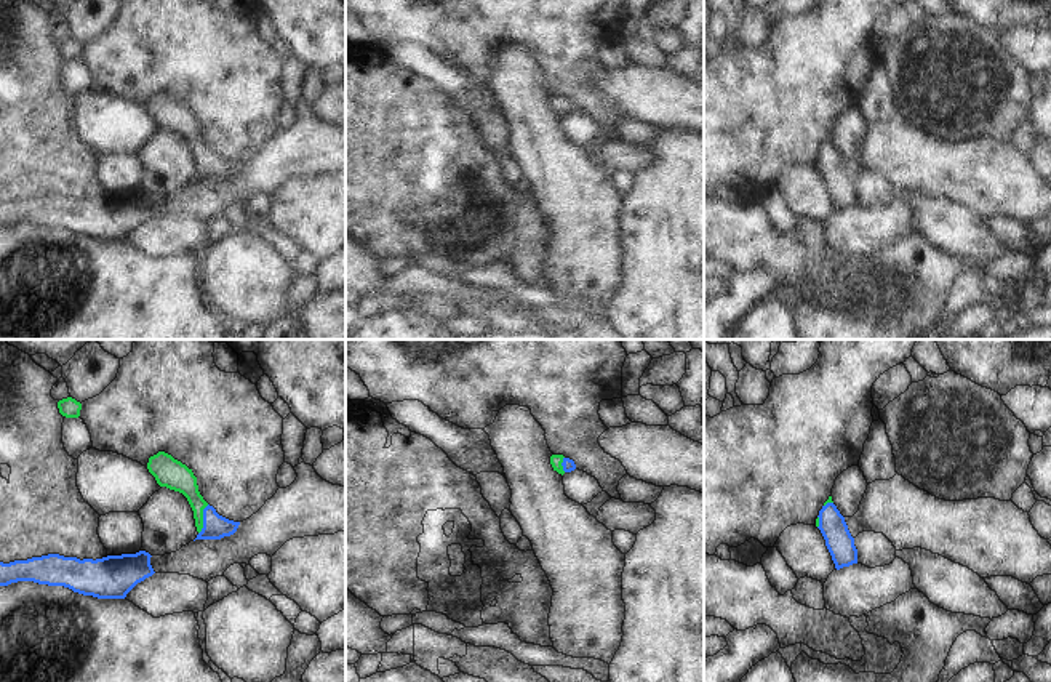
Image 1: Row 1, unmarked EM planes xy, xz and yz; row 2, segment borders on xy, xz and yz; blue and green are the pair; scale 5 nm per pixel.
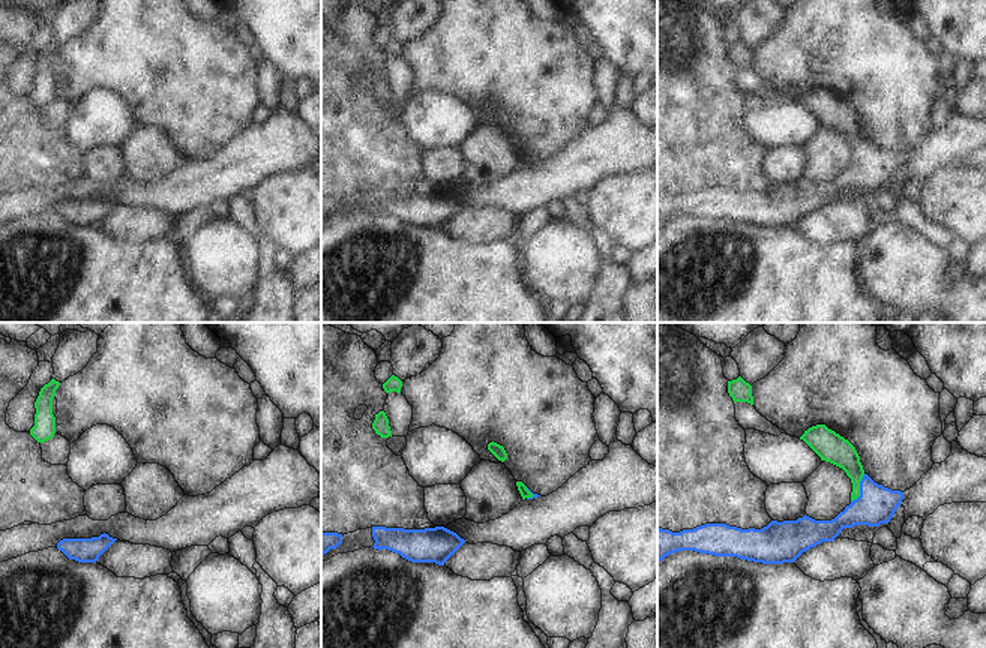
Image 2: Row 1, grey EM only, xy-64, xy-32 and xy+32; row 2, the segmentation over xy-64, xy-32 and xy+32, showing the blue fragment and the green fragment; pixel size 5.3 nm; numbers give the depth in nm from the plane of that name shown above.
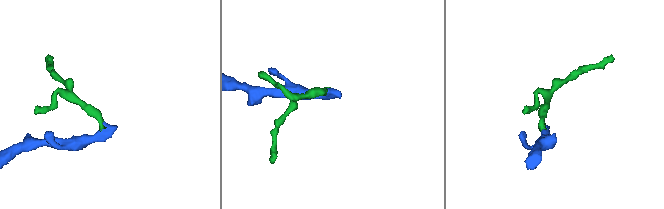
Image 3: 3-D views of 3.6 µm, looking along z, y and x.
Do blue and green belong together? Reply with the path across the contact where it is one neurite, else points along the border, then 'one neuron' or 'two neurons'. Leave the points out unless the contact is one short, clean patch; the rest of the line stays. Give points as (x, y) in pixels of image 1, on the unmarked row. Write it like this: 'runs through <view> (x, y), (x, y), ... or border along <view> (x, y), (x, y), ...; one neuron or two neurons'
runs through xy (215, 168), (203, 160), (191, 132), (178, 119); one neuron

